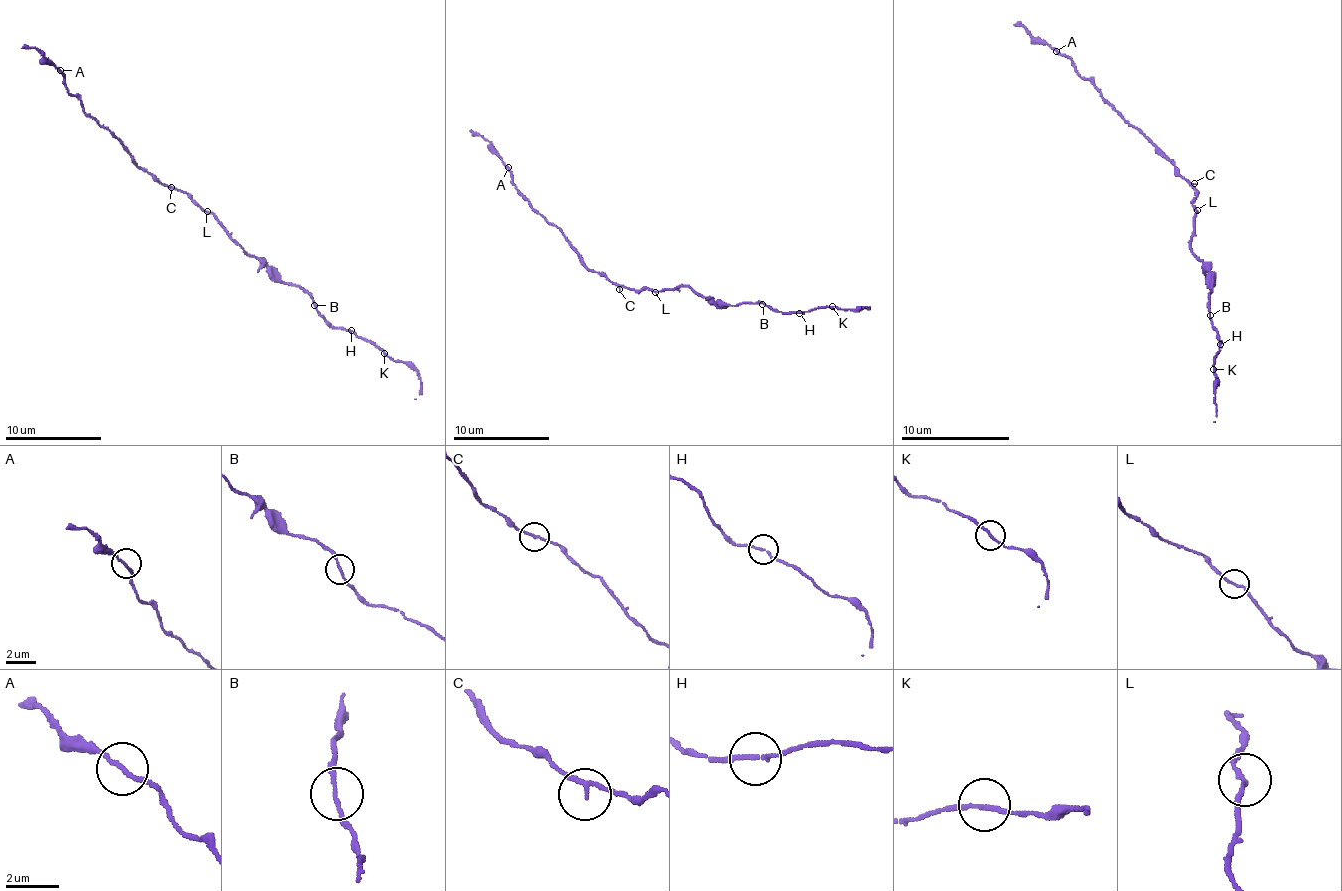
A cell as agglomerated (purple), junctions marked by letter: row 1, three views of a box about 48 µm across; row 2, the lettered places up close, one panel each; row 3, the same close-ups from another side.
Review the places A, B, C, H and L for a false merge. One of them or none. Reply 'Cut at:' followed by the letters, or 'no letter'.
Cut at: no letter

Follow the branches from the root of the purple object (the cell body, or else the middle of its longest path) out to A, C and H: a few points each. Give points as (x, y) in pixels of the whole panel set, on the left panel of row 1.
A: (207, 211), (185, 192), (161, 185), (142, 171), (130, 151), (106, 127), (101, 127), (68, 92), (60, 70)
C: (207, 211), (185, 192), (171, 187)
H: (207, 211), (233, 240), (259, 257), (286, 283), (300, 286), (333, 326), (350, 331)

